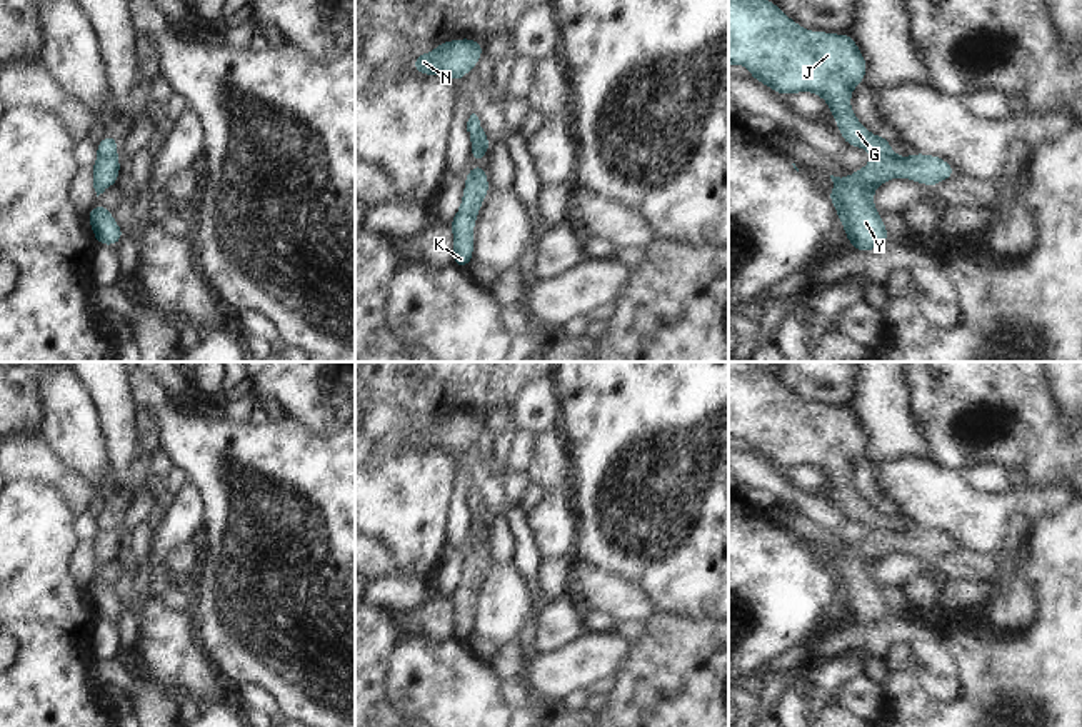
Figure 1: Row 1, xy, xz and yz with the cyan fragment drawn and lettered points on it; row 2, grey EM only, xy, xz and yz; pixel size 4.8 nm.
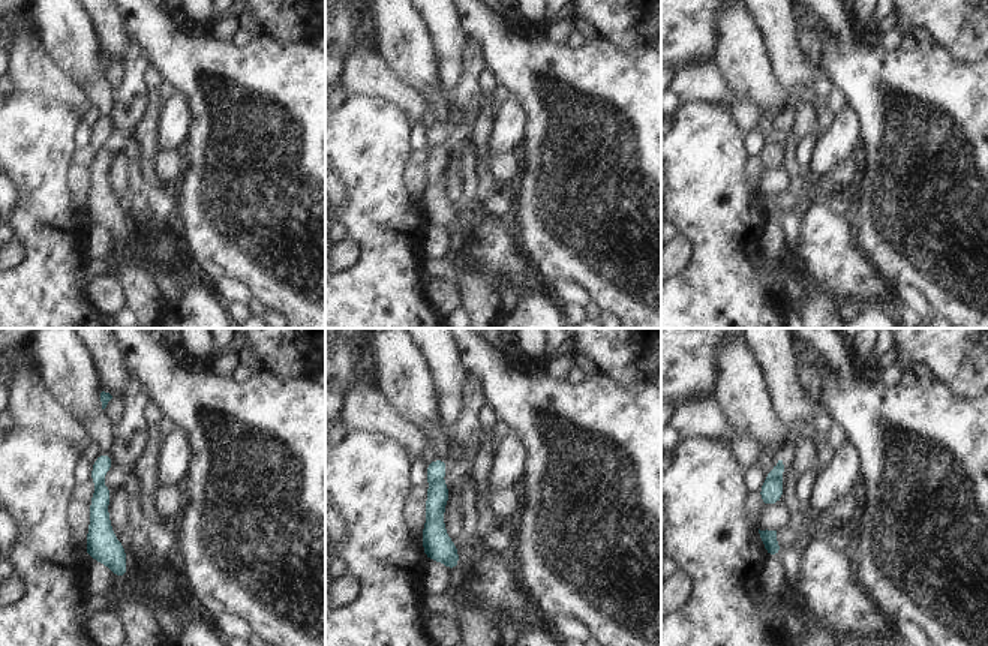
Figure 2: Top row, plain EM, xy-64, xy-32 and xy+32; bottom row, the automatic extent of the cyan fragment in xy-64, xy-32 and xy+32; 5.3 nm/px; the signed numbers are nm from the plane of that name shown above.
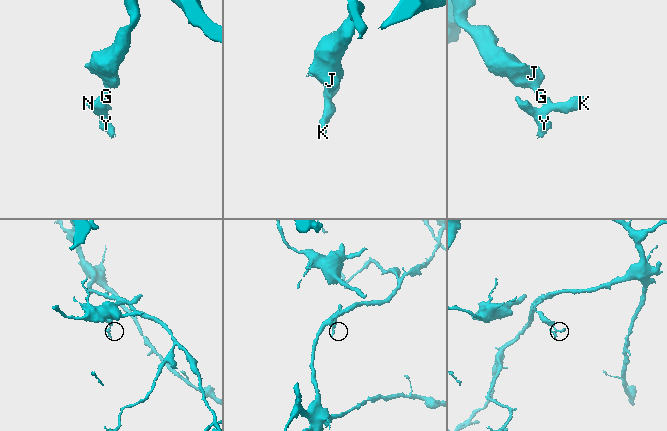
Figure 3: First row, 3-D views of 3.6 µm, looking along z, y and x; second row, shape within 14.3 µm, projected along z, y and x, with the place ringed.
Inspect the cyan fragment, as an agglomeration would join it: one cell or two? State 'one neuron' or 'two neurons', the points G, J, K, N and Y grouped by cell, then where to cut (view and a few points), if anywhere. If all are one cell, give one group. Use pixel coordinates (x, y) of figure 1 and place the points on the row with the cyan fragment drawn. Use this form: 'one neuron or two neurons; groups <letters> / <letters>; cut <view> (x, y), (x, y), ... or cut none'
two neurons; groups G J / K N Y; cut xy (115, 154), (99, 159)

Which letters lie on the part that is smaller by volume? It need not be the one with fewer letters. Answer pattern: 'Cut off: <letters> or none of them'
Cut off: K, N, Y

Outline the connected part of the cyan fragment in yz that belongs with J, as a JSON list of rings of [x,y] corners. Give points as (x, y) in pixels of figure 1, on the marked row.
[[[729,0],[729,67],[745,65],[750,78],[769,85],[777,95],[795,95],[799,92],[812,92],[822,97],[829,112],[837,122],[837,128],[847,147],[864,148],[874,155],[892,152],[887,135],[872,135],[865,125],[859,122],[850,107],[852,90],[864,83],[867,73],[867,60],[857,47],[850,33],[810,32],[787,17],[774,0]]]

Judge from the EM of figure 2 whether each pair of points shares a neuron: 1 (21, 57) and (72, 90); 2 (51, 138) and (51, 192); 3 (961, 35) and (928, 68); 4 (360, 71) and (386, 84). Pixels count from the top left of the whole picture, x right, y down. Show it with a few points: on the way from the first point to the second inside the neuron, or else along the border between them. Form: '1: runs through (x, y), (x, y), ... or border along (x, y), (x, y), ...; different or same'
1: runs through (33, 69), (60, 87); same
2: runs through (53, 152), (51, 179); same
3: border along (936, 44), (943, 47), (957, 60), (972, 63); different
4: runs through (366, 74), (380, 81); same

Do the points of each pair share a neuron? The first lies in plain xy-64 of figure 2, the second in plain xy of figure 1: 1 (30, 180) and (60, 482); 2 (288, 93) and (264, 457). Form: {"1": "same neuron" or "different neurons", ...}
{"1": "different neurons", "2": "same neuron"}

